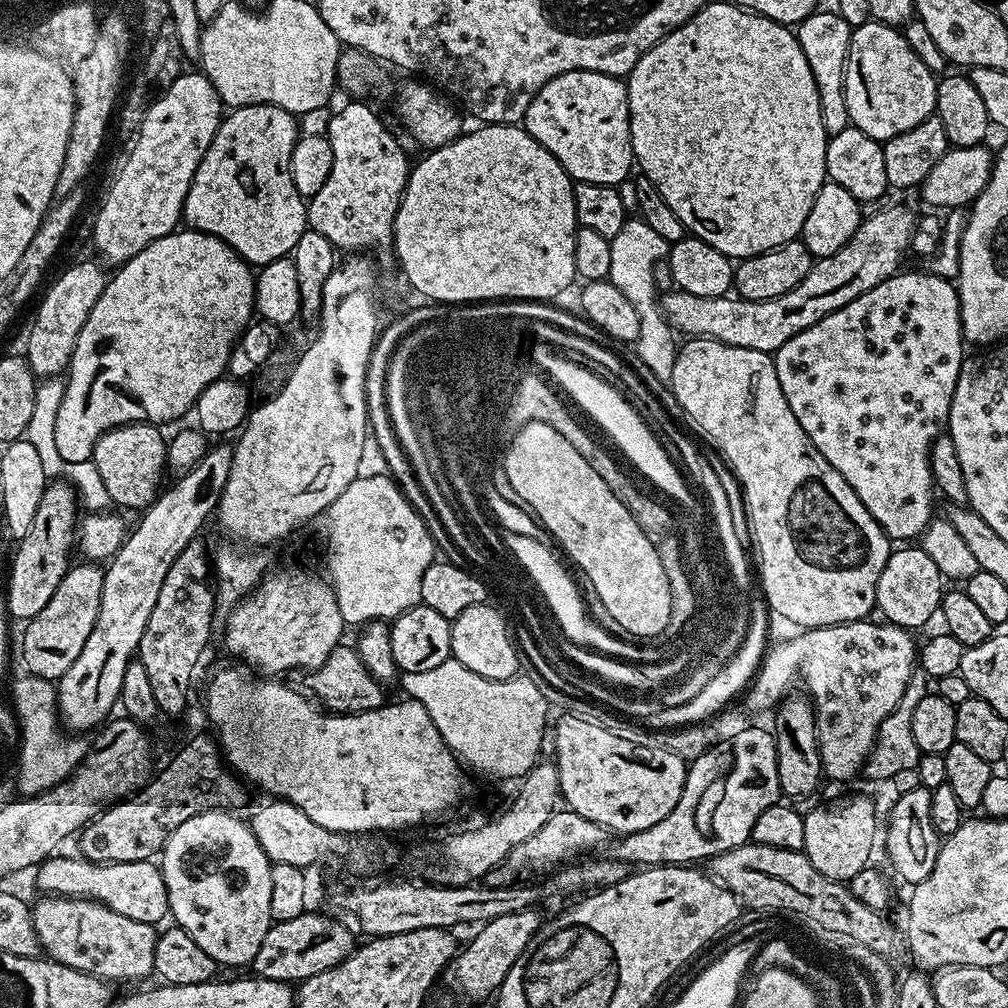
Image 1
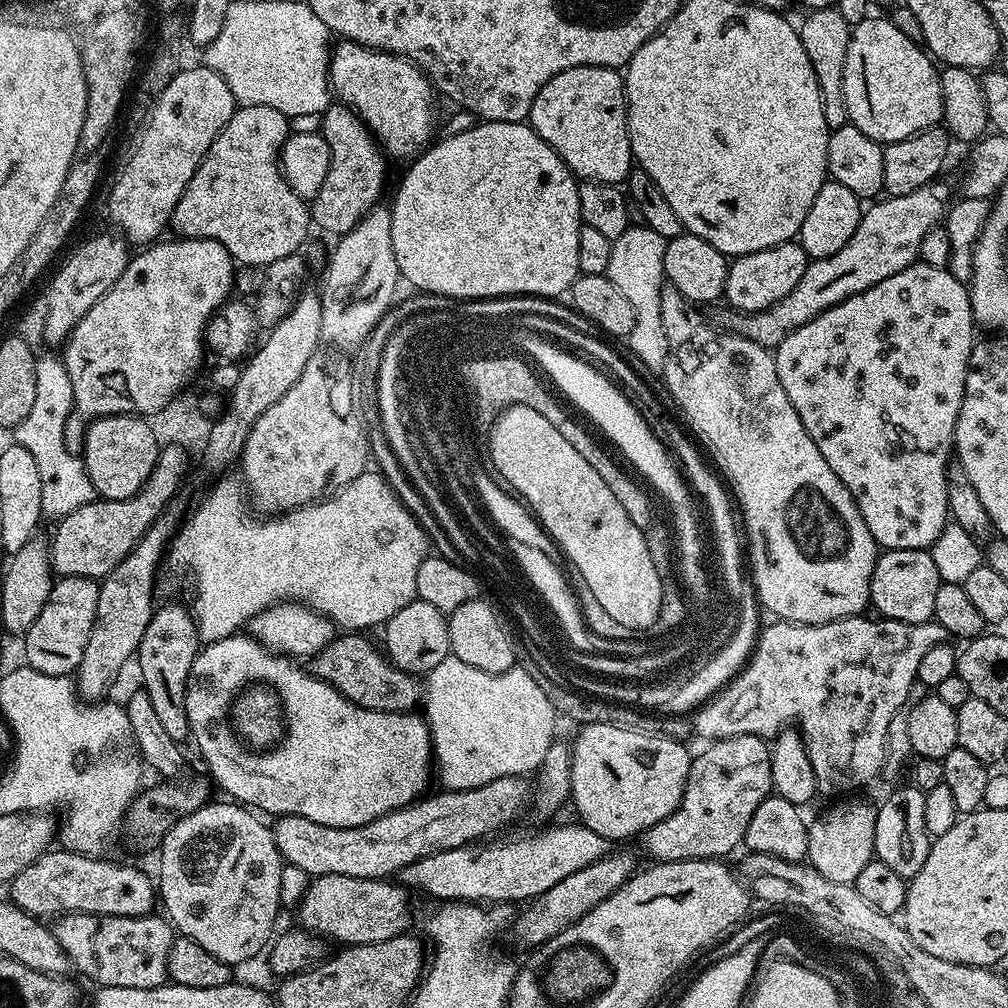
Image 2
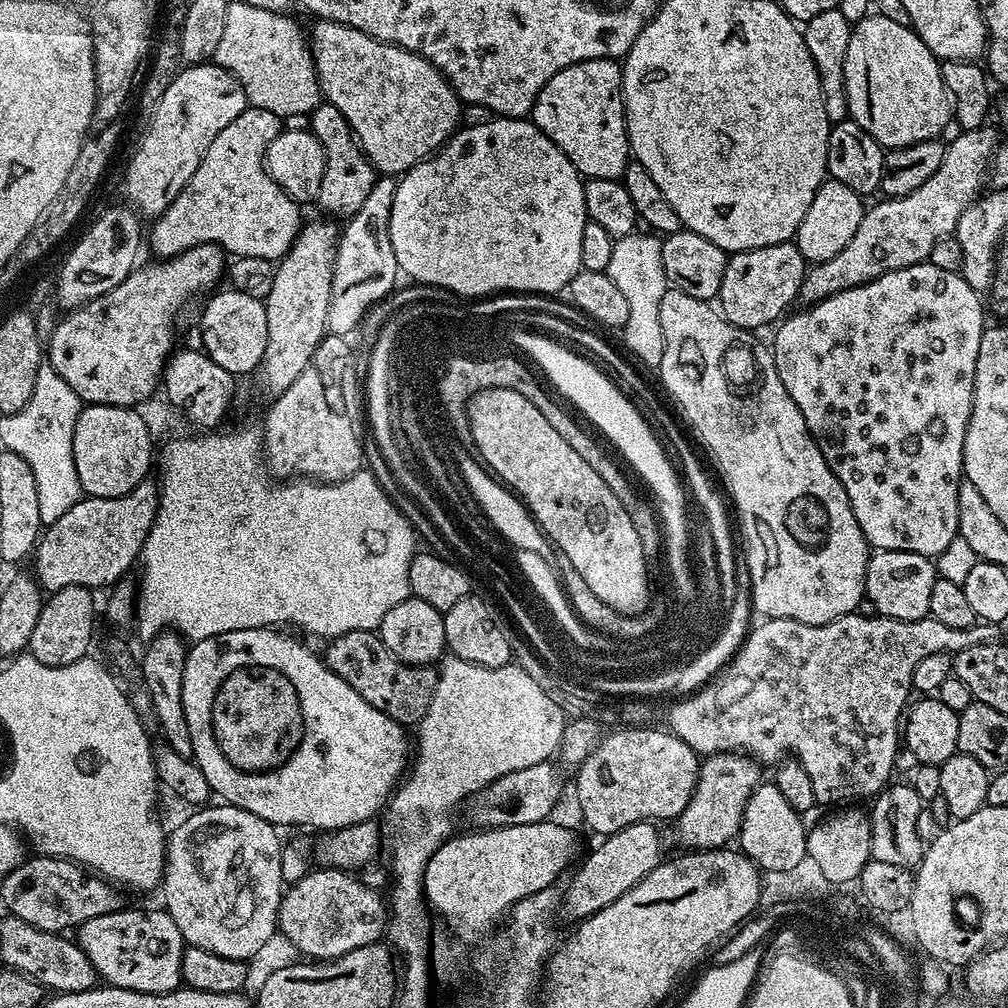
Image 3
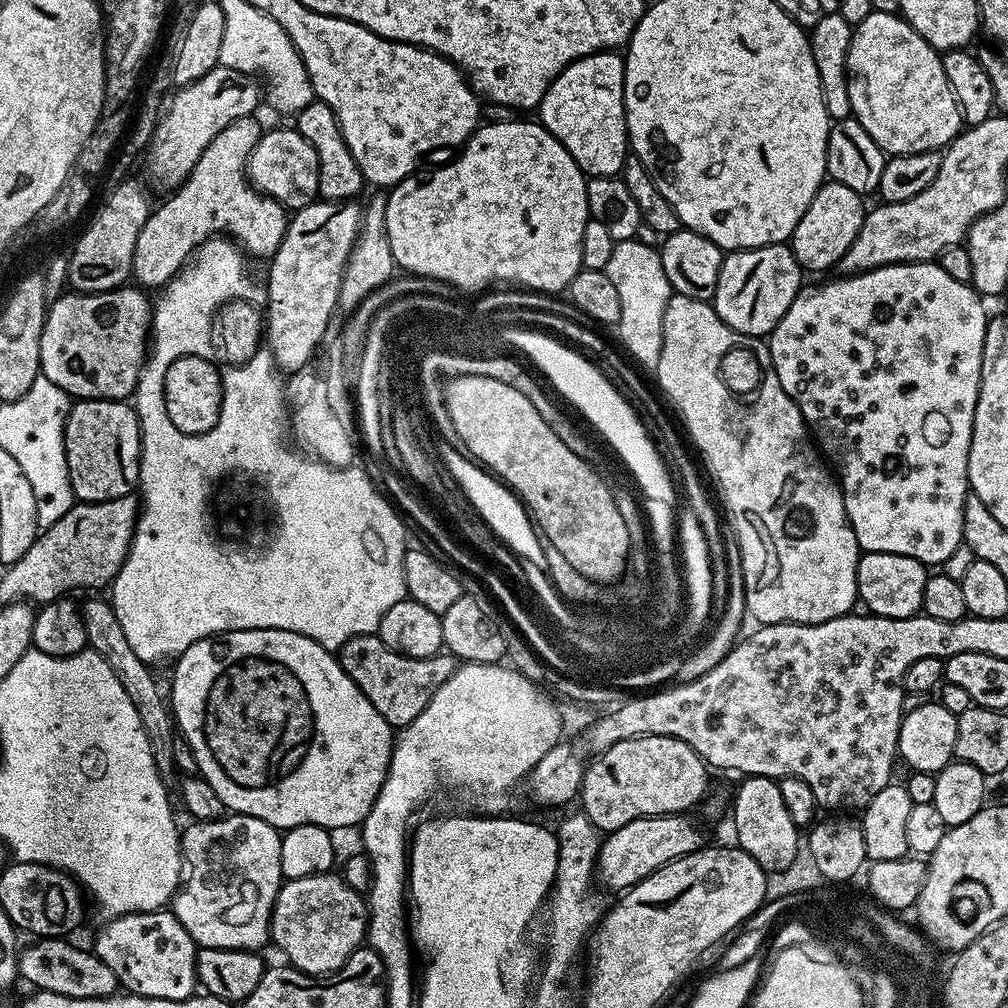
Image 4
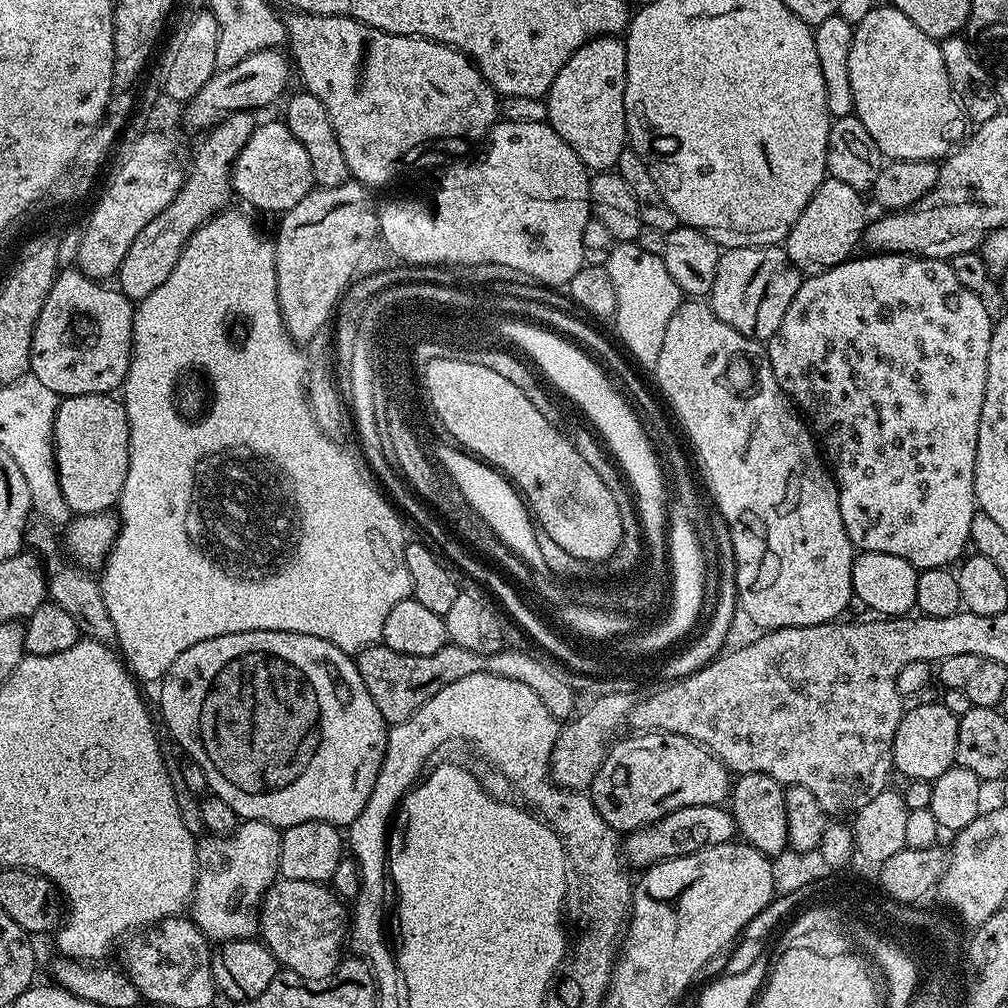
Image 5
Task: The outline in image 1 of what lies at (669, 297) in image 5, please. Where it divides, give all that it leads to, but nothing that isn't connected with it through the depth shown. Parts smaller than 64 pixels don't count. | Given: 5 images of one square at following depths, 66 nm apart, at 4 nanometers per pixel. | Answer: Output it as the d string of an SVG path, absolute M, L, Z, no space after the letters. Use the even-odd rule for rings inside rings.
M639 218L625 220L622 230L618 230L611 242L608 279L614 286L618 286L618 290L622 290L622 294L626 294L629 302L634 302L634 310L638 310L638 338L634 345L636 356L653 381L671 381L678 351L678 336L664 317L658 303L658 292L656 296L656 260L663 261L667 257L670 245L666 238L662 238L662 234L657 234Z

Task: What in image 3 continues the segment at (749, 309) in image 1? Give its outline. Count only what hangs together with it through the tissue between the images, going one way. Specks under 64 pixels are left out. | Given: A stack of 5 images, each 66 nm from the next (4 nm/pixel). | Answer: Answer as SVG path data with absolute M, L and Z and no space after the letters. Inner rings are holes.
M985 126L969 132L961 131L960 136L953 138L952 145L949 143L945 147L942 166L938 166L938 170L933 176L924 185L918 186L918 190L914 190L914 194L884 198L881 199L881 204L876 204L873 208L871 205L865 211L862 222L858 222L858 231L854 233L854 238L850 242L846 242L846 247L840 253L834 254L834 258L821 264L811 265L805 271L798 297L799 303L811 306L842 290L850 290L854 286L862 286L874 278L882 278L882 274L890 274L894 270L902 270L906 266L925 263L929 259L931 251L934 250L934 246L955 233L958 218L962 218L962 212L974 203L985 187L983 184L986 184L986 177L989 175L998 143L997 129L992 128Z

